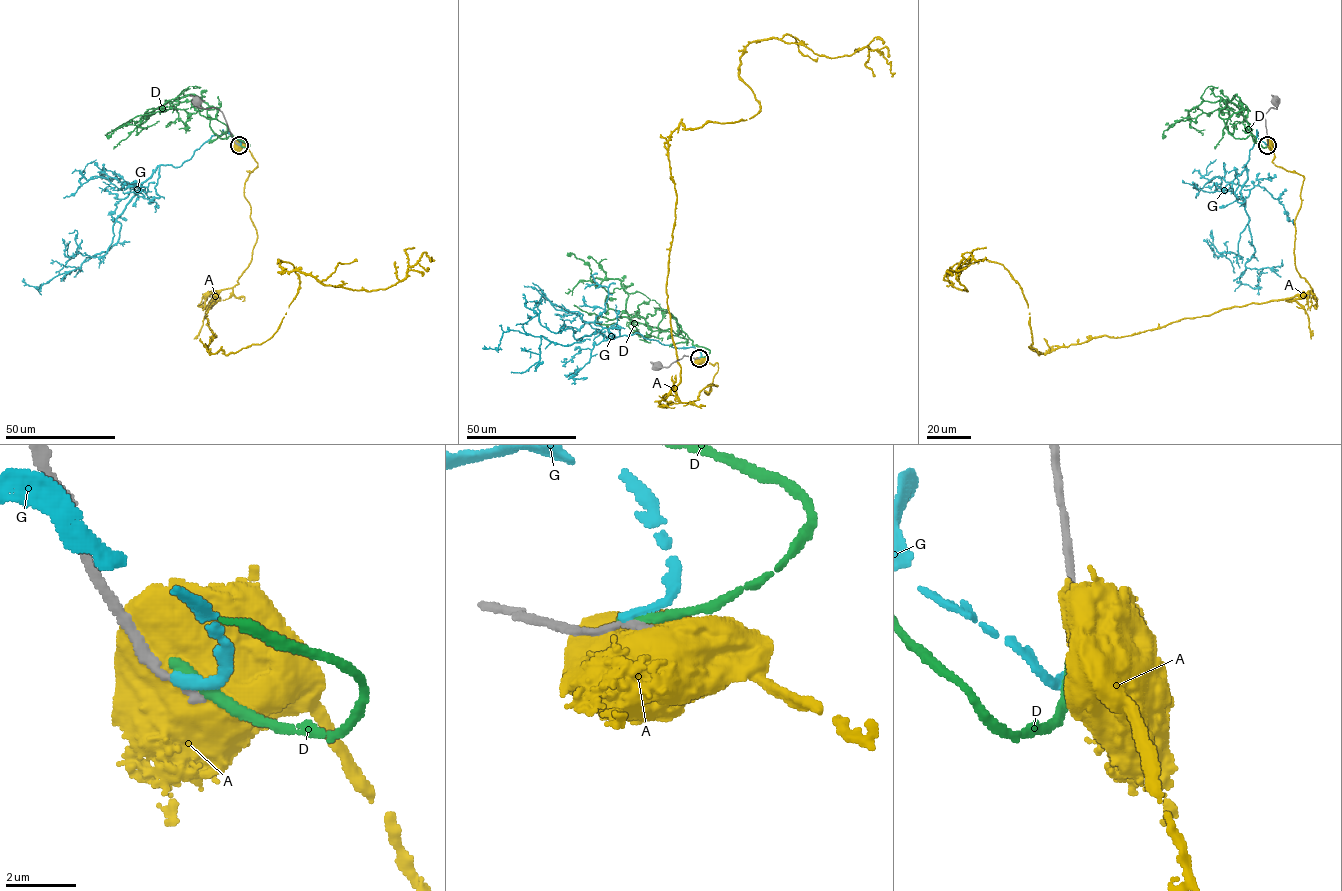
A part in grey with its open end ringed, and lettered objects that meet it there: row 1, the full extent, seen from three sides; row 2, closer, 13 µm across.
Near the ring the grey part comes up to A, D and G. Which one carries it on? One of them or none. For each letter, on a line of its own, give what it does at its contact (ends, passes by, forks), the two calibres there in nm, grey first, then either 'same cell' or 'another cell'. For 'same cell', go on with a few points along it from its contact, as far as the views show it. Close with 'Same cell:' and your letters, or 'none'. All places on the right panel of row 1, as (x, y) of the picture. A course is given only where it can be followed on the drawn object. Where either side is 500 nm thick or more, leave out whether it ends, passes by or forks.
A: 220 nm thick on the grey side, 700 nm on the other; another cell
D: it ends there; 240 nm thick on the grey side, 360 nm on the other; another cell
G: it ends there; 280 nm thick on the grey side, 280 nm on the other; another cell
Same cell: none

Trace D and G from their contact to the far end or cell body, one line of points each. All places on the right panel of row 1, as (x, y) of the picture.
D: (1267, 144), (1228, 132), (1219, 116), (1226, 100), (1224, 109), (1175, 123), (1164, 137)
G: (1267, 144), (1257, 133), (1242, 167), (1247, 180), (1240, 193), (1255, 251), (1240, 281), (1257, 288), (1259, 278)

